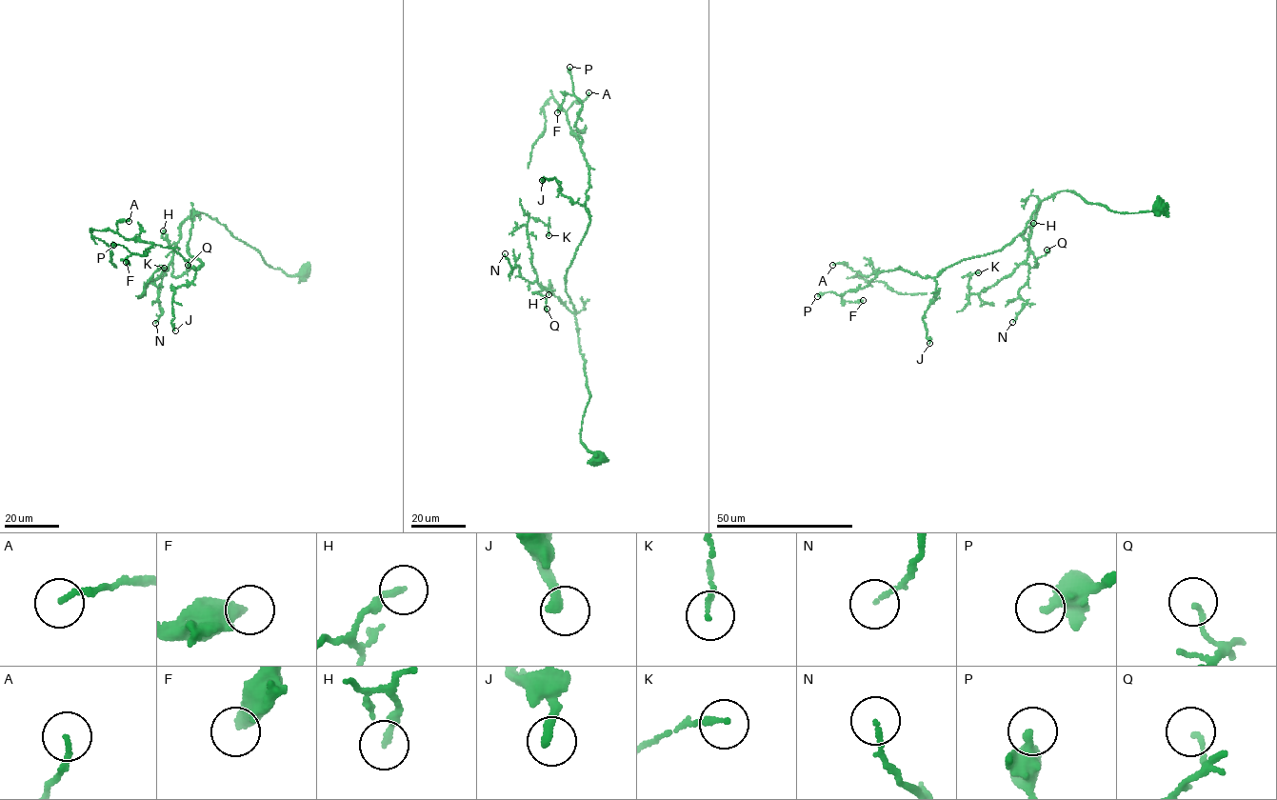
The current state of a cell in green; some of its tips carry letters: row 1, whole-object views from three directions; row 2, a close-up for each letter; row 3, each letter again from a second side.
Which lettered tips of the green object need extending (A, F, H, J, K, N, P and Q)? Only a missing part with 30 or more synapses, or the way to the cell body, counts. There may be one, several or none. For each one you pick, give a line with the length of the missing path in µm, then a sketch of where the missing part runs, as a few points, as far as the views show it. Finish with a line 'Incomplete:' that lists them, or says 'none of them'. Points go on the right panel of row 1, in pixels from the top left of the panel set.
J: missing 45 µm; course (929, 343), (934, 356), (971, 364), (1007, 350), (1016, 343)
Incomplete: J

